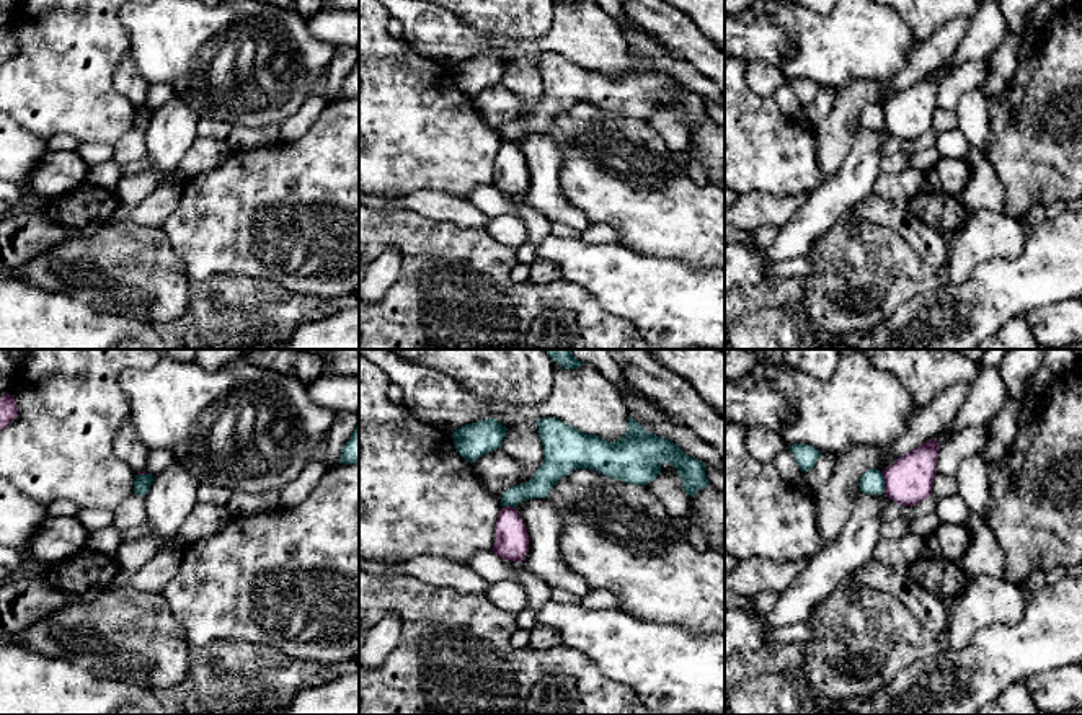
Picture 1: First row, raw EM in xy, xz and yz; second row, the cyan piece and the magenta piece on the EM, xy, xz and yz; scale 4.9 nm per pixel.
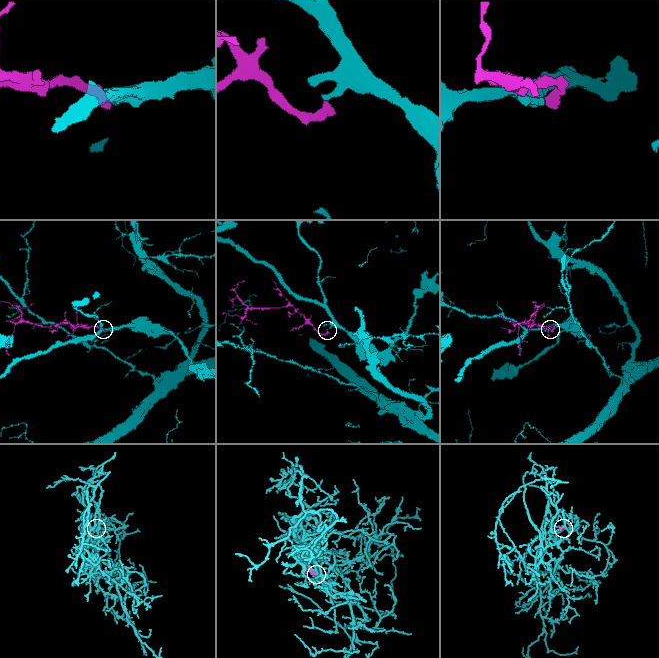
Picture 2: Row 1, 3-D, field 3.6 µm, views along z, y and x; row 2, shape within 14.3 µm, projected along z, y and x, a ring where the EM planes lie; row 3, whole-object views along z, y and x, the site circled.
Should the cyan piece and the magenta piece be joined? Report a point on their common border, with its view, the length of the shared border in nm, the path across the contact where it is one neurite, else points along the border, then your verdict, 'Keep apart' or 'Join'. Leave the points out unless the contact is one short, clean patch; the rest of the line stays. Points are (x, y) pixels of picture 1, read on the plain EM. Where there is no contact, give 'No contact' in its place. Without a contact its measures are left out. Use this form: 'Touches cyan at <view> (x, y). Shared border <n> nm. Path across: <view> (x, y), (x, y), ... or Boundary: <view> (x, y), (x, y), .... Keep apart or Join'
Touches cyan at yz (883, 116). Shared border 110 nm. Keep apart

